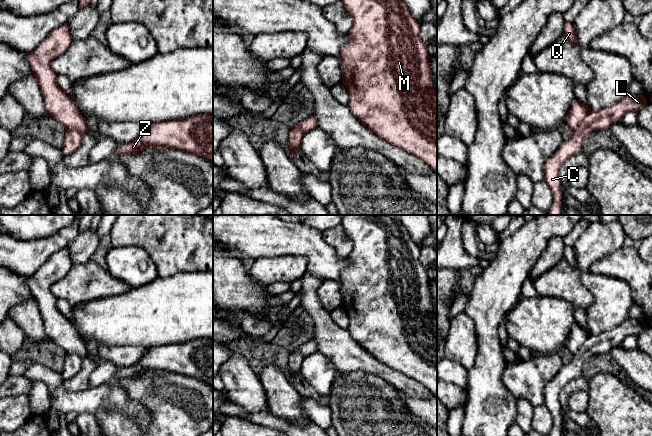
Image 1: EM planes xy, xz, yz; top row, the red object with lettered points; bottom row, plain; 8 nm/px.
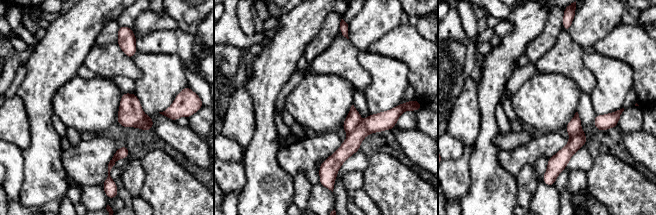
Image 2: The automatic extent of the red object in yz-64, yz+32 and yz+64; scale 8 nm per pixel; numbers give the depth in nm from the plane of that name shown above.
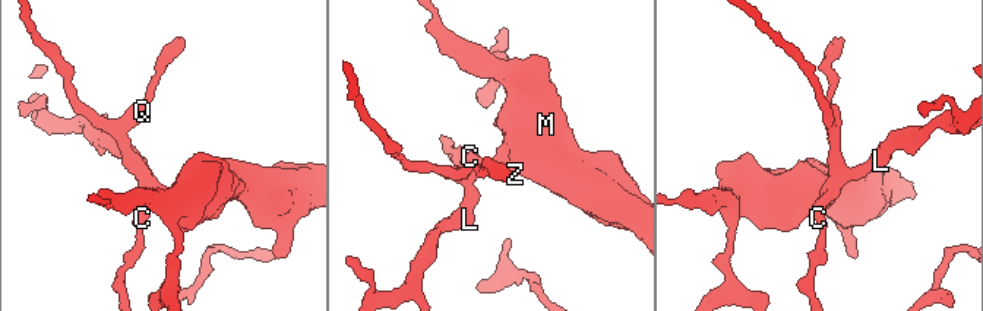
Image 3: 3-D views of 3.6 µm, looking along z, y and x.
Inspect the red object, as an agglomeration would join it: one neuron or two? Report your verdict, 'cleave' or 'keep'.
keep

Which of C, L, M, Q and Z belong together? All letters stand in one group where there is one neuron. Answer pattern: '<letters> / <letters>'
C L M Q Z

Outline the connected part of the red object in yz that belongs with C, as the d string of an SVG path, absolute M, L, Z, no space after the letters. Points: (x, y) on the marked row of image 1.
M626 94L616 104L599 111L591 111L576 97L573 98L569 113L565 118L567 125L573 130L571 137L563 141L560 148L544 165L544 180L551 187L555 200L548 215L562 215L562 190L559 170L567 159L582 150L583 139L592 131L608 129L612 124L621 121L623 115L630 111L639 112L647 103L648 97Z

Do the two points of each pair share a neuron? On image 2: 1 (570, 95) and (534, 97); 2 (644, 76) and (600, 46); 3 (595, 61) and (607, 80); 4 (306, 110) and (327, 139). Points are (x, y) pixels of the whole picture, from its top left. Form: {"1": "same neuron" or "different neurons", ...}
{"1": "same neuron", "2": "same neuron", "3": "same neuron", "4": "different neurons"}

